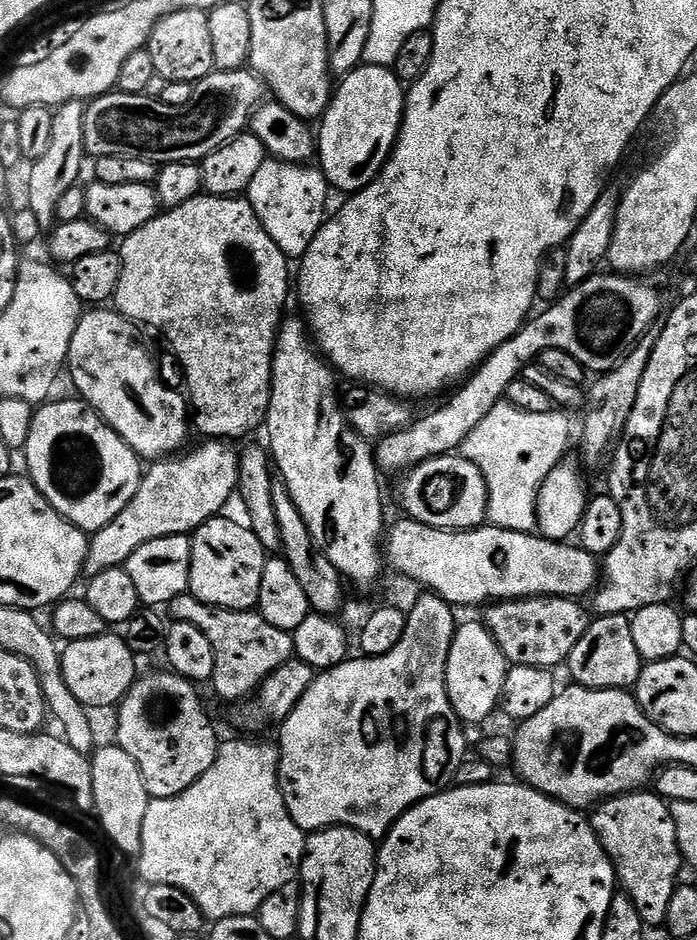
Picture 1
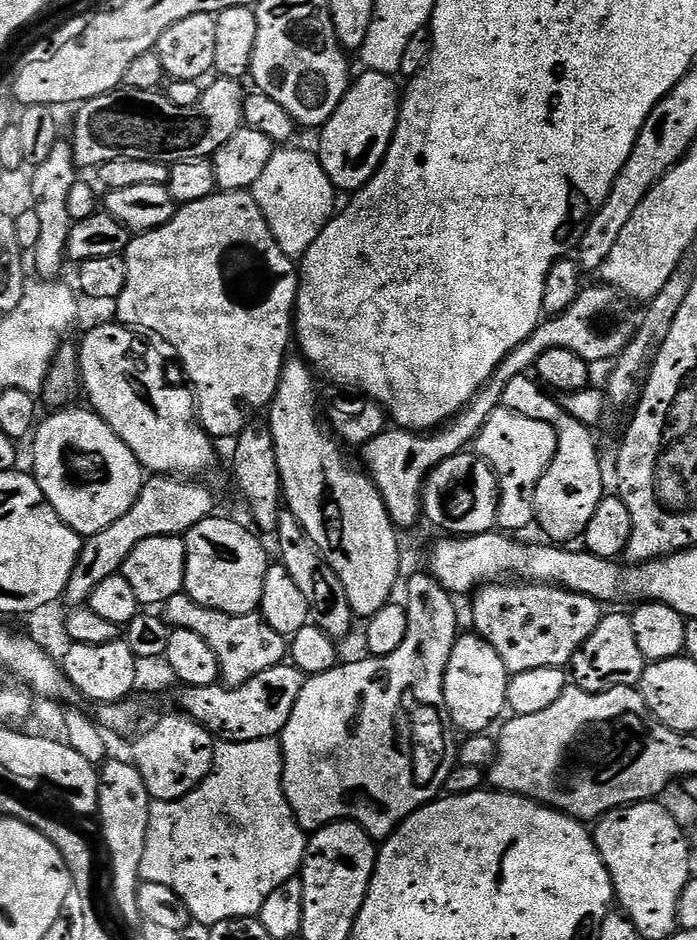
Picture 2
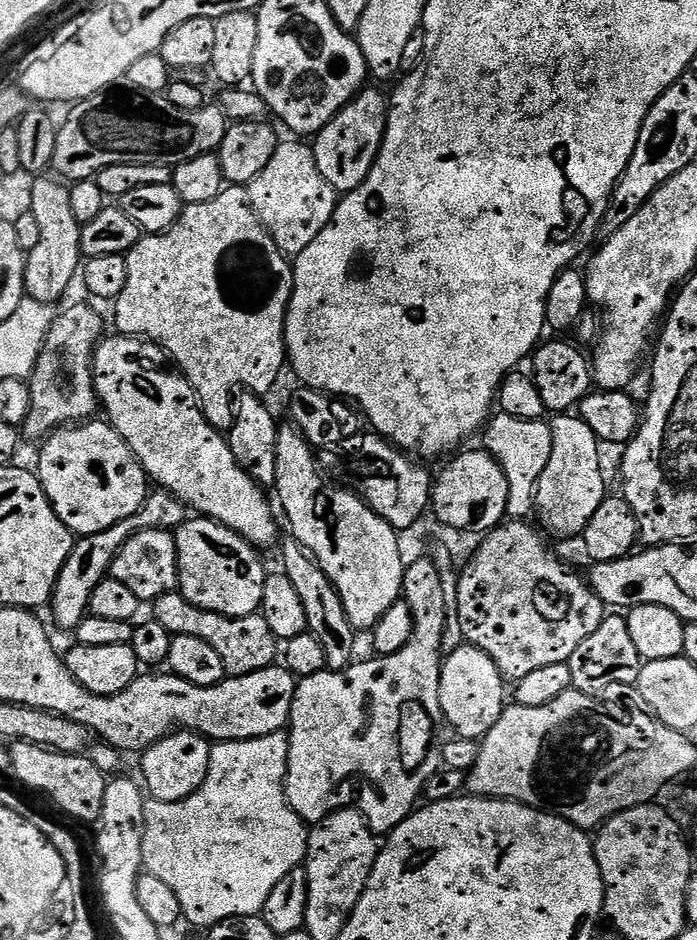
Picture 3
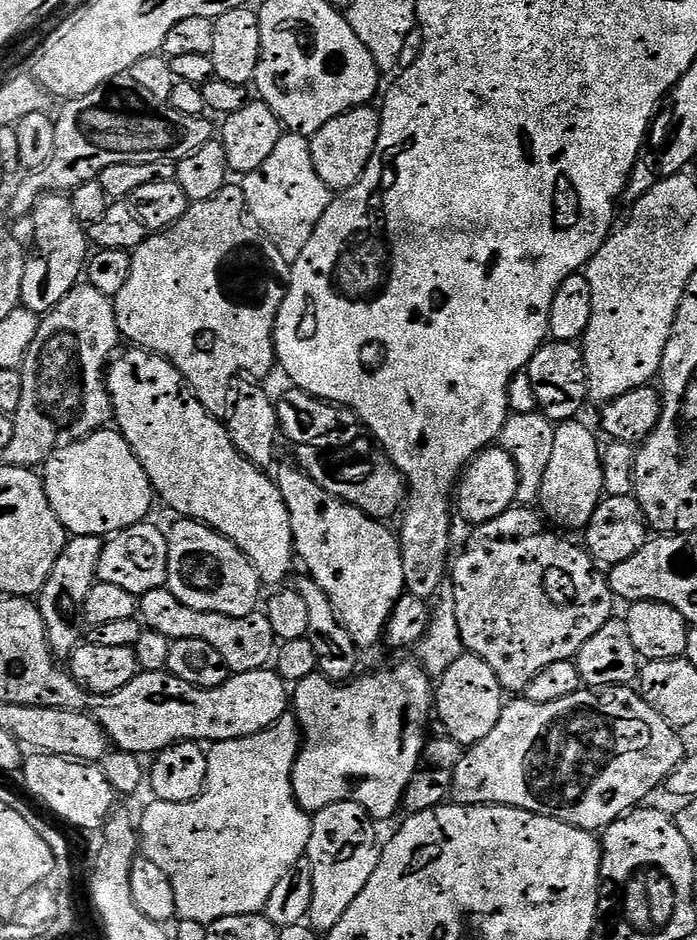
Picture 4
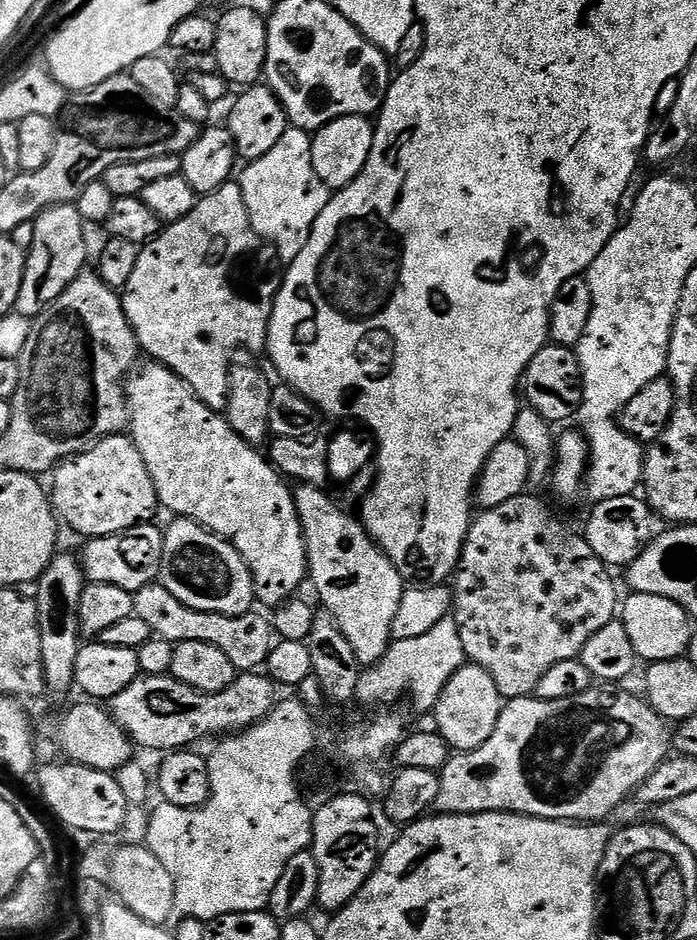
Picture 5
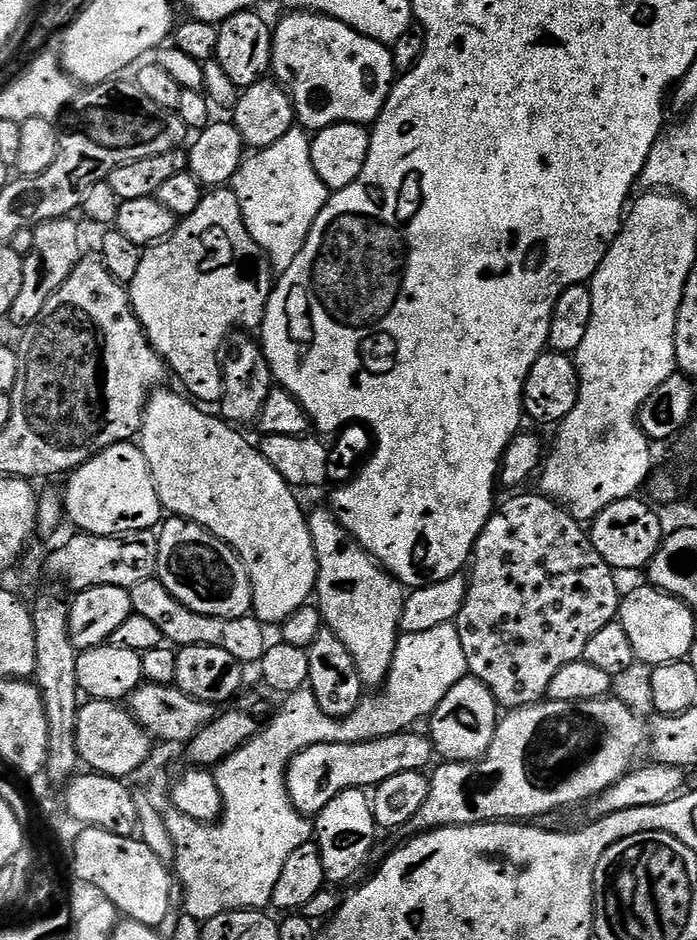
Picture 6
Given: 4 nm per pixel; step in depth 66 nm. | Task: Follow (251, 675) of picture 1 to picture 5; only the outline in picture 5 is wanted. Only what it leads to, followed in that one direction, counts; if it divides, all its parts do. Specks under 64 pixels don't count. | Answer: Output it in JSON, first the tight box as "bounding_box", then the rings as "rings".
{"bounding_box":[132,583,274,674],"rings":[[[163,583],[148,584],[138,590],[132,597],[132,611],[146,626],[150,626],[153,637],[168,640],[171,644],[182,642],[210,642],[210,646],[218,646],[234,662],[237,673],[252,674],[263,669],[272,653],[274,643],[274,624],[271,619],[263,616],[260,610],[253,610],[241,616],[227,616],[194,610],[186,606]]]}

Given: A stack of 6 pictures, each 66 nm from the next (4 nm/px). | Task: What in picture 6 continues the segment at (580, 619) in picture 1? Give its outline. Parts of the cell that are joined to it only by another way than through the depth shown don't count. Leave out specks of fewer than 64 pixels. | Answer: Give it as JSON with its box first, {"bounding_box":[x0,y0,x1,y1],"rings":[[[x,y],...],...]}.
{"bounding_box":[454,494,622,710],"rings":[[[520,494],[509,495],[512,497],[505,504],[503,501],[493,511],[492,517],[488,519],[478,538],[474,549],[474,563],[471,565],[472,572],[470,568],[470,583],[466,602],[454,621],[458,630],[458,638],[462,642],[462,650],[466,654],[469,673],[487,686],[492,697],[496,699],[497,705],[504,710],[525,708],[531,704],[541,703],[548,695],[550,682],[554,682],[554,674],[558,674],[558,670],[562,670],[562,666],[581,659],[586,650],[586,642],[590,642],[590,638],[594,638],[594,634],[598,634],[598,630],[602,630],[602,626],[611,624],[617,619],[622,599],[622,592],[616,589],[617,573],[604,561],[602,554],[598,554],[598,550],[594,550],[592,537],[581,521],[575,520],[568,509],[560,507],[556,501],[548,499],[543,494],[516,495]]]}

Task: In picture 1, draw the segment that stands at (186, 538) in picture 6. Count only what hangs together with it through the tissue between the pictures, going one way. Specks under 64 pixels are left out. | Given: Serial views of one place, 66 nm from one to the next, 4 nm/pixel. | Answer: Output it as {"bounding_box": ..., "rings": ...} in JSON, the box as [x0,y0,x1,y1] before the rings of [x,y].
{"bounding_box":[188,519,269,612],"rings":[[[224,519],[207,520],[201,528],[191,533],[192,557],[188,587],[191,595],[197,596],[204,604],[247,612],[259,605],[262,570],[269,557],[251,528]]]}

